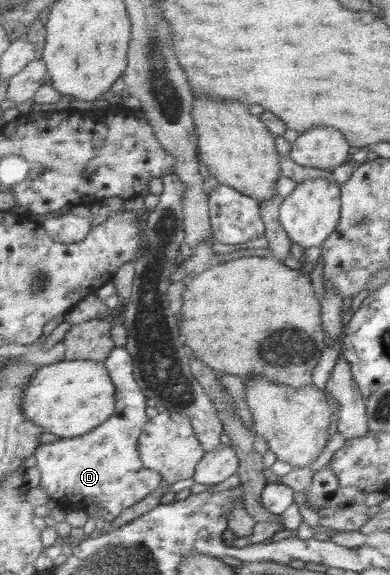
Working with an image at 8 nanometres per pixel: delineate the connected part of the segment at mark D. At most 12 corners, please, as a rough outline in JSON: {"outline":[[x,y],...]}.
{"outline":[[135,358],[105,362],[117,410],[42,444],[41,487],[62,510],[112,523],[164,476],[141,460],[150,421]]}

